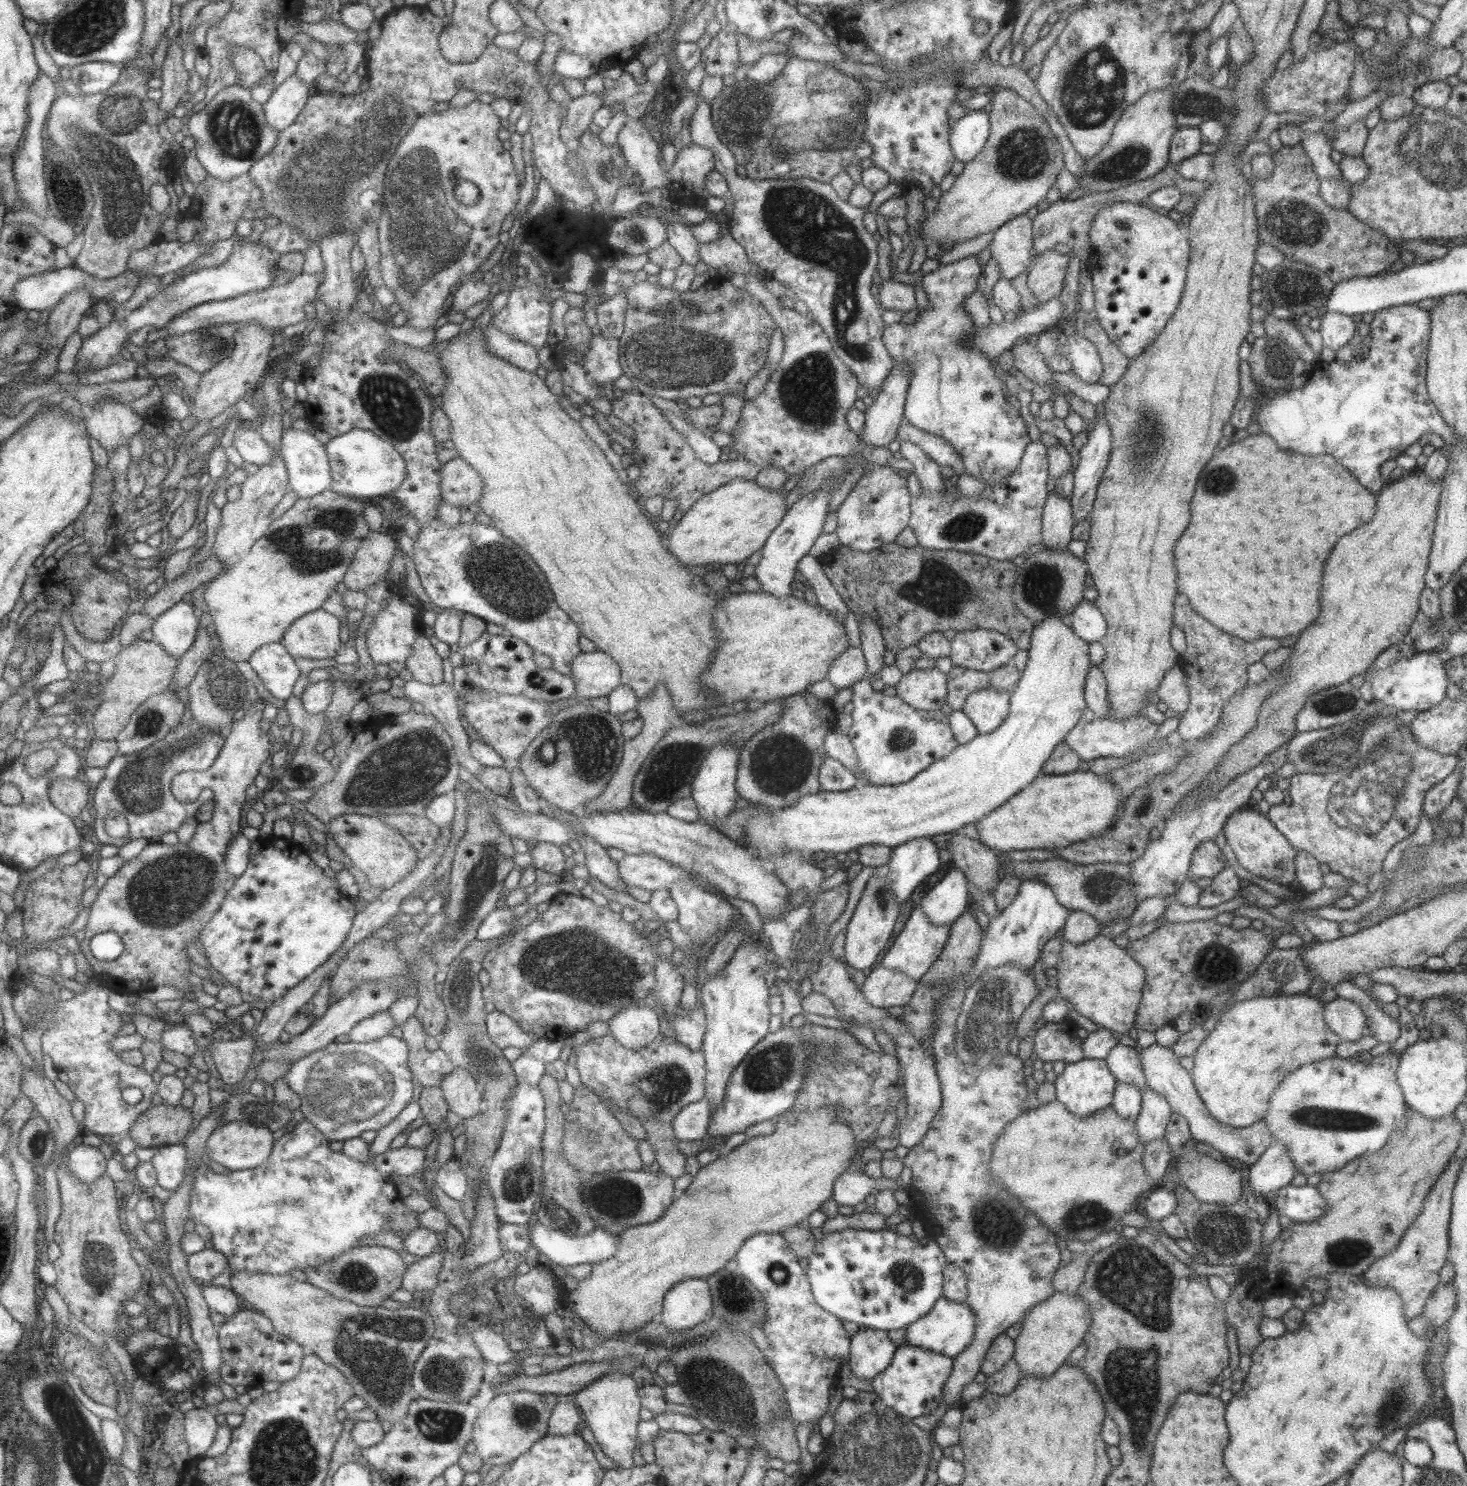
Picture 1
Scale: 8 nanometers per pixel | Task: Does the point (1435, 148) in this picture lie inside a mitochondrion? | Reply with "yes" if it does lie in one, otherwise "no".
yes

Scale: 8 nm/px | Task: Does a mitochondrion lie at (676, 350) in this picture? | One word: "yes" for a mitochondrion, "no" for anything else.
yes

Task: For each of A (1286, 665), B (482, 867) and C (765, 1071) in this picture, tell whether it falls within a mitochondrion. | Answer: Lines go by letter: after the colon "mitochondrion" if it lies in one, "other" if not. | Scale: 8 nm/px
A: other
B: mitochondrion
C: mitochondrion

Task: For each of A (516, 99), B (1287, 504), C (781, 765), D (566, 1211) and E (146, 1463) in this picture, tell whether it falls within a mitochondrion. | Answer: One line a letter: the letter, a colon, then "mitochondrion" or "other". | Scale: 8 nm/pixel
A: other
B: other
C: mitochondrion
D: mitochondrion
E: other

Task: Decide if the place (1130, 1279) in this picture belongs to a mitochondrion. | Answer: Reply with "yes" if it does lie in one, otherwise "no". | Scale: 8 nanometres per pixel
yes

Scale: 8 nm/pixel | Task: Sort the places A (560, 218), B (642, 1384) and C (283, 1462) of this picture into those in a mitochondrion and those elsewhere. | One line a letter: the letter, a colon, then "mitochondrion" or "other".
A: other
B: other
C: mitochondrion

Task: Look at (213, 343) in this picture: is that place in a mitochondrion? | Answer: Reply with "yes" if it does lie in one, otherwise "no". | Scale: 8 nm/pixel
yes

